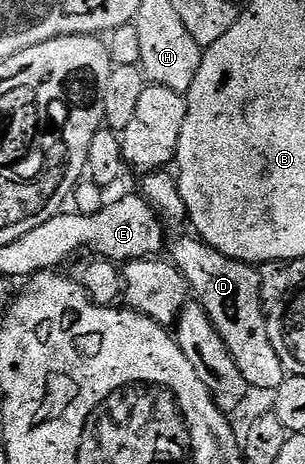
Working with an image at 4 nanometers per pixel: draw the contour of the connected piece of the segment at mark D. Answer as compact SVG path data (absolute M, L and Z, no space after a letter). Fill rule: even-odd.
M181 234L174 242L172 239L168 243L168 257L184 276L192 297L201 303L211 324L227 344L235 360L235 368L243 372L243 380L247 380L254 391L275 392L279 384L283 384L287 372L275 348L271 348L269 323L266 322L261 307L261 280L258 271L252 265L223 256L214 246L189 234Z

